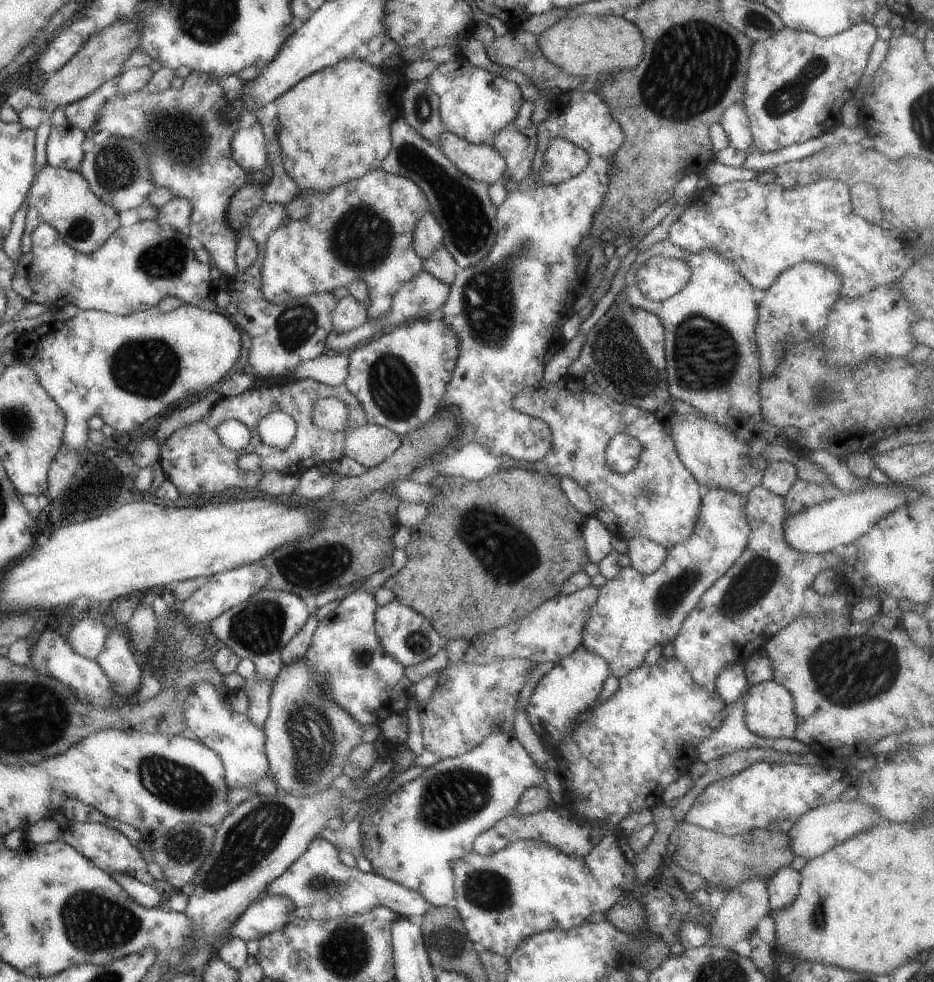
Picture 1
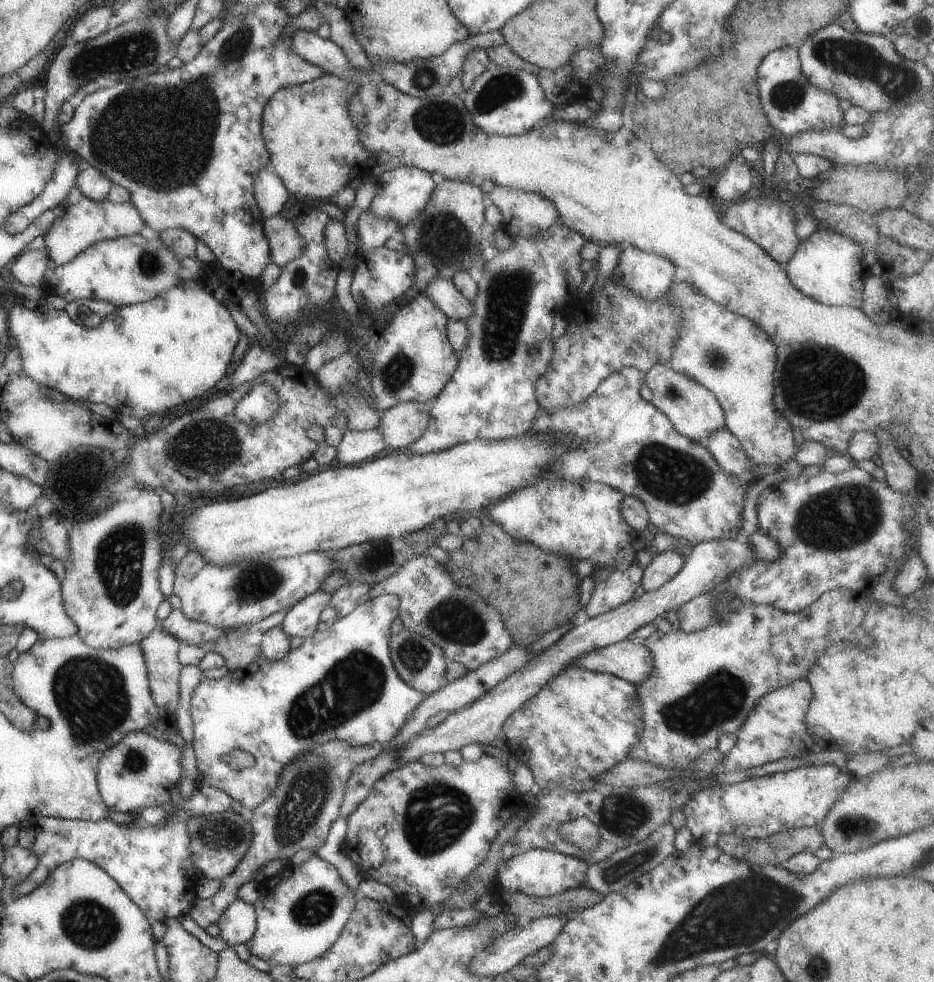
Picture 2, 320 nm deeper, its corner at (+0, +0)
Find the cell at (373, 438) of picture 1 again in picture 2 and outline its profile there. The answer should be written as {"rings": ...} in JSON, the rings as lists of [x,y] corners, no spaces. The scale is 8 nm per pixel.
{"rings":[[[405,402],[379,415],[377,430],[385,442],[385,452],[404,450],[417,440],[429,424],[428,403]]]}

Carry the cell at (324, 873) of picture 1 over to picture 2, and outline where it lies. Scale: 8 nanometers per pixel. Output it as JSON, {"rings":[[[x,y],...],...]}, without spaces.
{"rings":[[[316,855],[298,865],[288,863],[277,874],[270,878],[263,878],[257,883],[257,899],[251,904],[255,911],[254,932],[244,943],[249,950],[249,955],[257,956],[269,966],[291,966],[318,958],[337,940],[347,918],[351,916],[358,896],[359,893],[354,893],[343,883],[337,868]]]}

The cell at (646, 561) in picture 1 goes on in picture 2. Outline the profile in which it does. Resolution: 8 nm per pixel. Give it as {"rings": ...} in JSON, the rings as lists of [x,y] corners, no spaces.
{"rings":[[[663,550],[659,554],[647,559],[642,571],[640,586],[644,591],[655,590],[671,580],[679,568],[683,567],[685,559],[671,550]]]}

